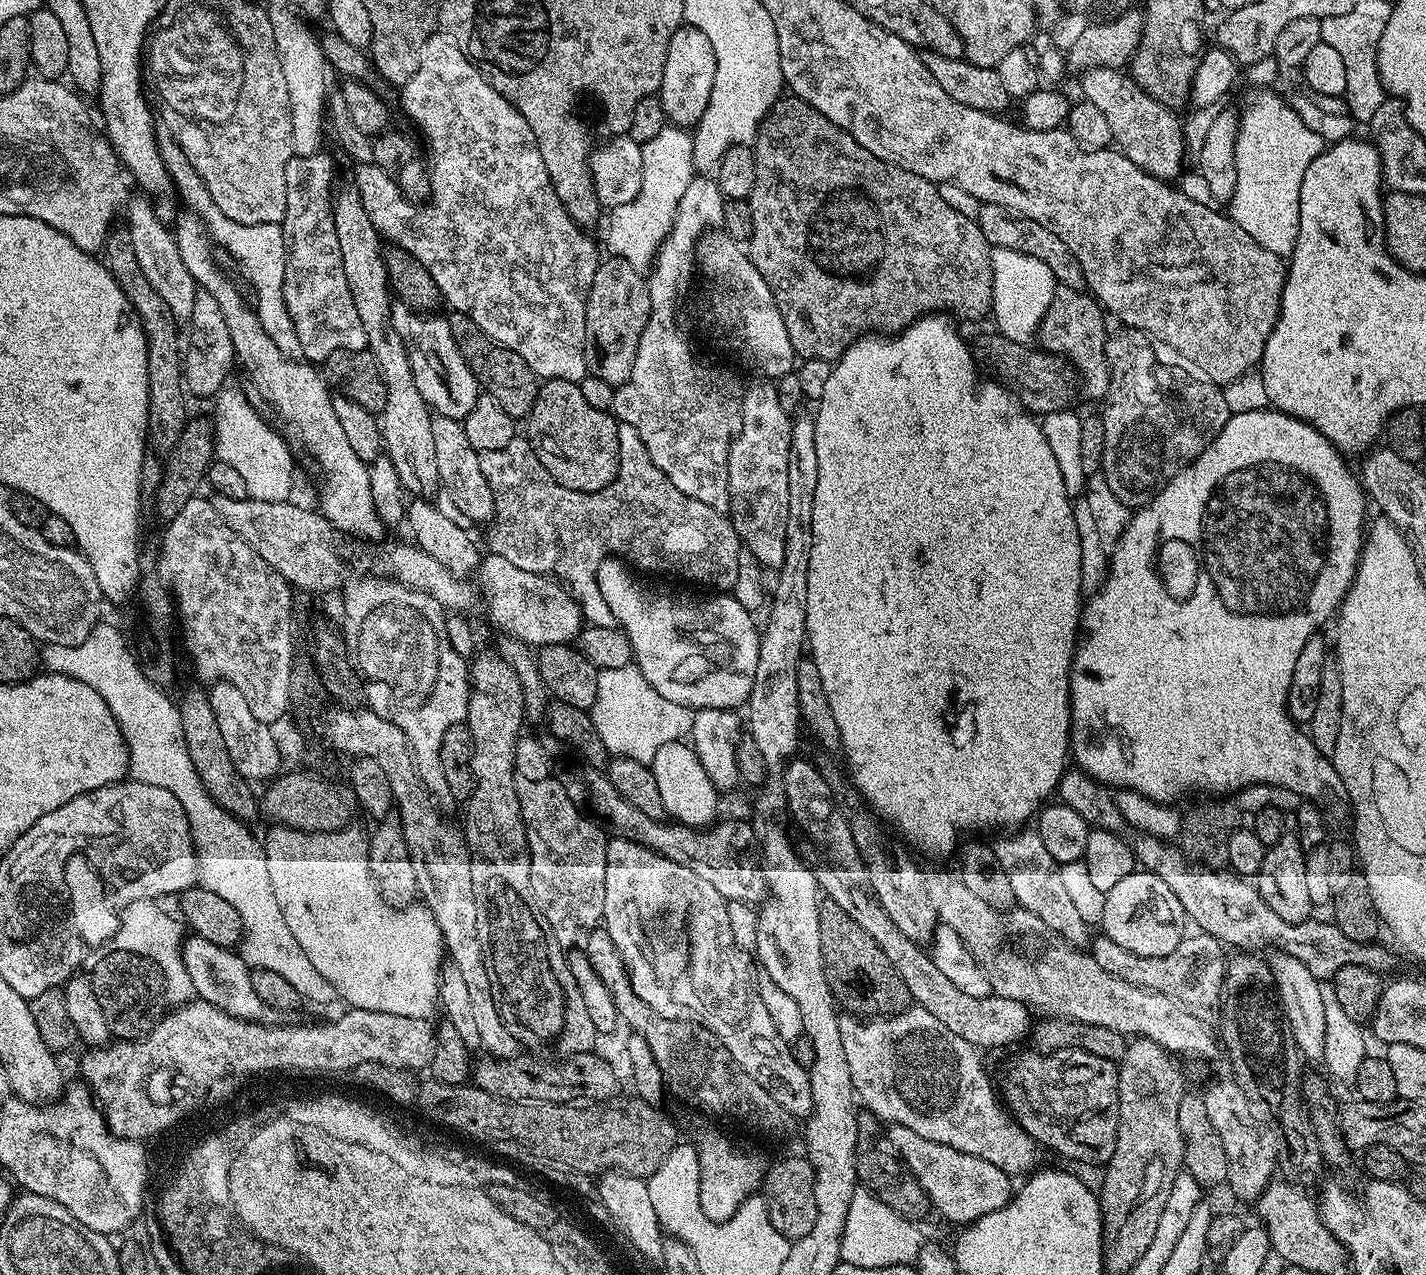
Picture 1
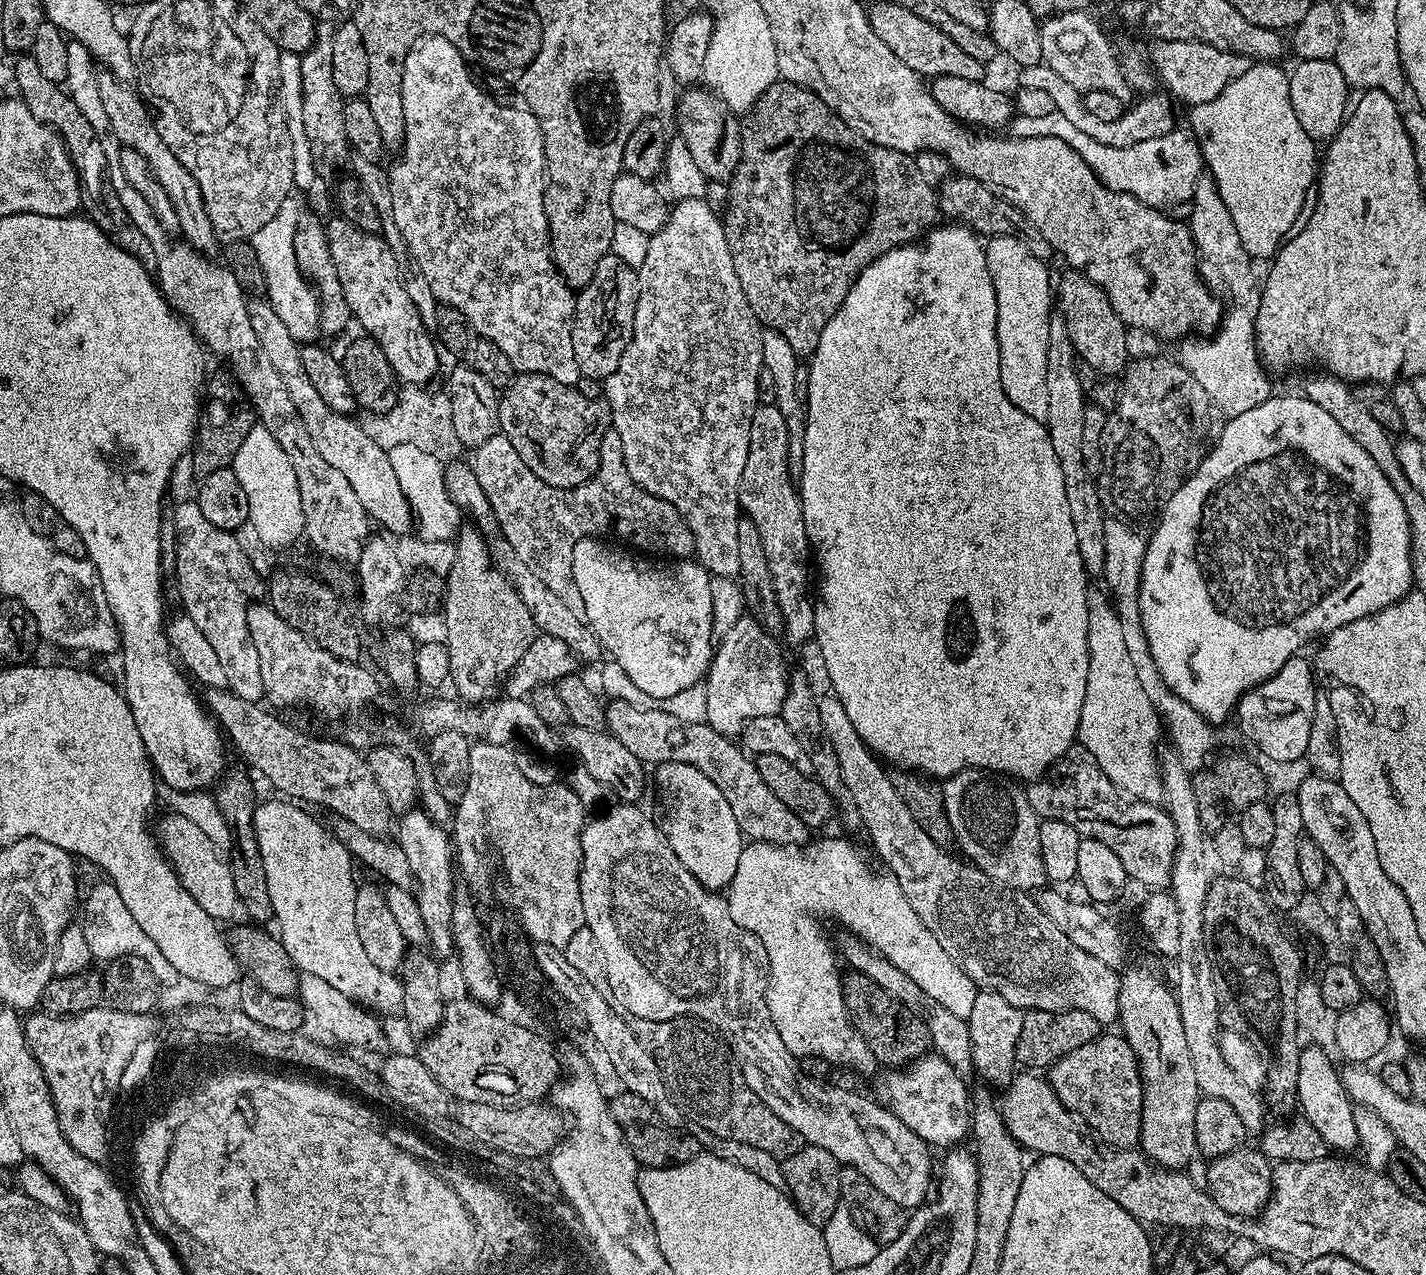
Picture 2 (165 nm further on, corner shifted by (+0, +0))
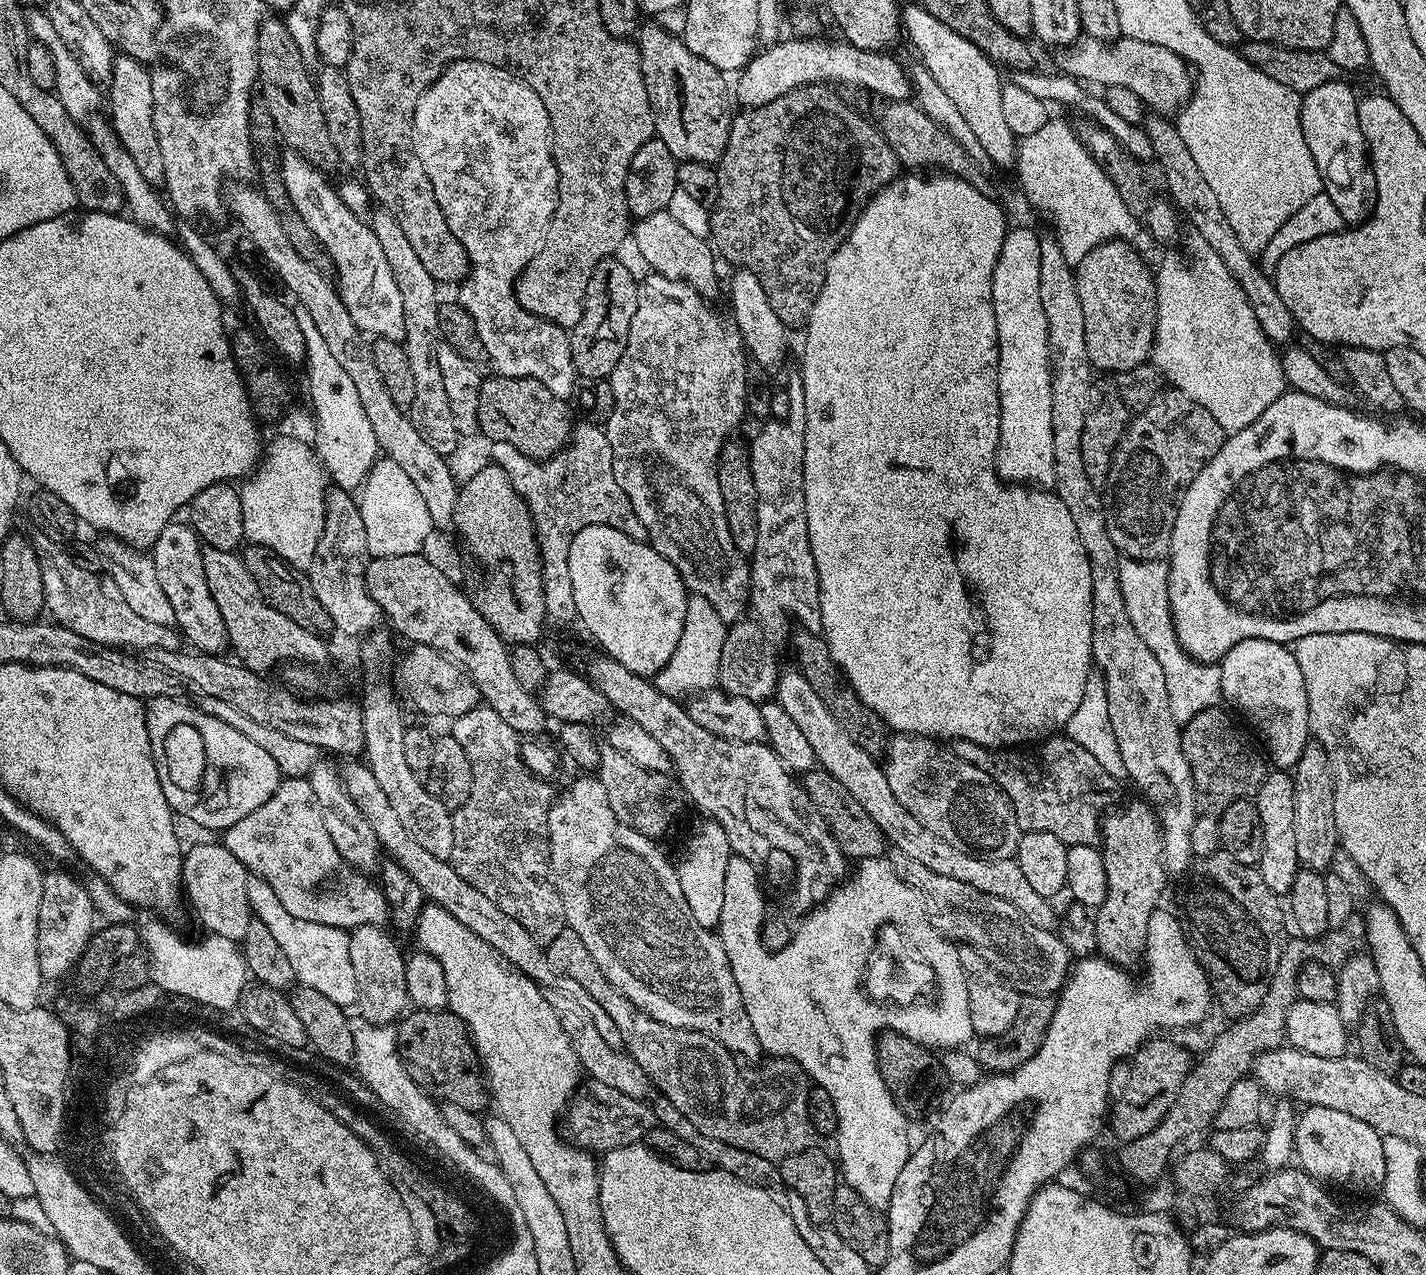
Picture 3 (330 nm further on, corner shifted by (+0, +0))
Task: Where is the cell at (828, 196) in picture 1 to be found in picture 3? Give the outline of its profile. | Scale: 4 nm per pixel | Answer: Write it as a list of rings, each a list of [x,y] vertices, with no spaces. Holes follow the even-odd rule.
[[[807,84],[801,88],[790,90],[772,102],[766,102],[757,108],[740,110],[732,117],[730,126],[730,138],[726,142],[726,150],[722,158],[715,165],[718,174],[718,198],[711,205],[708,221],[710,222],[710,236],[714,241],[714,248],[721,257],[724,256],[730,263],[736,264],[737,269],[745,272],[753,272],[762,282],[762,290],[766,290],[766,298],[770,298],[770,306],[774,306],[774,314],[789,329],[807,325],[812,317],[814,302],[824,285],[824,275],[828,269],[828,263],[832,261],[832,255],[840,248],[840,244],[848,237],[848,231],[856,224],[864,212],[864,207],[872,201],[873,196],[885,191],[893,180],[901,175],[902,165],[894,154],[894,150],[886,142],[879,127],[872,124],[864,116],[859,116],[842,97],[836,92],[831,92],[831,87],[822,84]]]

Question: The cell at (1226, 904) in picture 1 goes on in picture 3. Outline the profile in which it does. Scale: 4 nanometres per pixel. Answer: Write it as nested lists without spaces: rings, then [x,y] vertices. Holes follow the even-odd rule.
[[[1053,734],[1037,748],[1040,749],[1032,753],[1028,752],[1032,750],[984,748],[969,740],[957,740],[954,744],[958,758],[990,774],[992,781],[1008,795],[1021,833],[1054,834],[1054,838],[1069,846],[1096,844],[1102,836],[1102,817],[1118,781],[1066,734]]]

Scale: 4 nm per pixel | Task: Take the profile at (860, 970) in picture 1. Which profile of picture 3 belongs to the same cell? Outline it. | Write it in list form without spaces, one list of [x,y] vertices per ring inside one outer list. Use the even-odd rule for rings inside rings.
[[[885,1030],[879,1033],[876,1041],[876,1064],[880,1067],[880,1073],[894,1102],[909,1118],[930,1115],[932,1107],[940,1099],[941,1101],[945,1099],[944,1091],[950,1088],[950,1081],[941,1057],[933,1049],[906,1038],[900,1032]]]

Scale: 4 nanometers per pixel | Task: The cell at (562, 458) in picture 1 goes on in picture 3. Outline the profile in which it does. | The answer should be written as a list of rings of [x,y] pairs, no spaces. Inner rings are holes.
[[[492,374],[480,385],[478,394],[479,431],[488,435],[489,441],[510,442],[514,450],[522,450],[522,454],[541,462],[564,451],[572,438],[574,419],[573,409],[565,401],[560,400],[542,382],[534,378],[521,376],[502,376]]]

